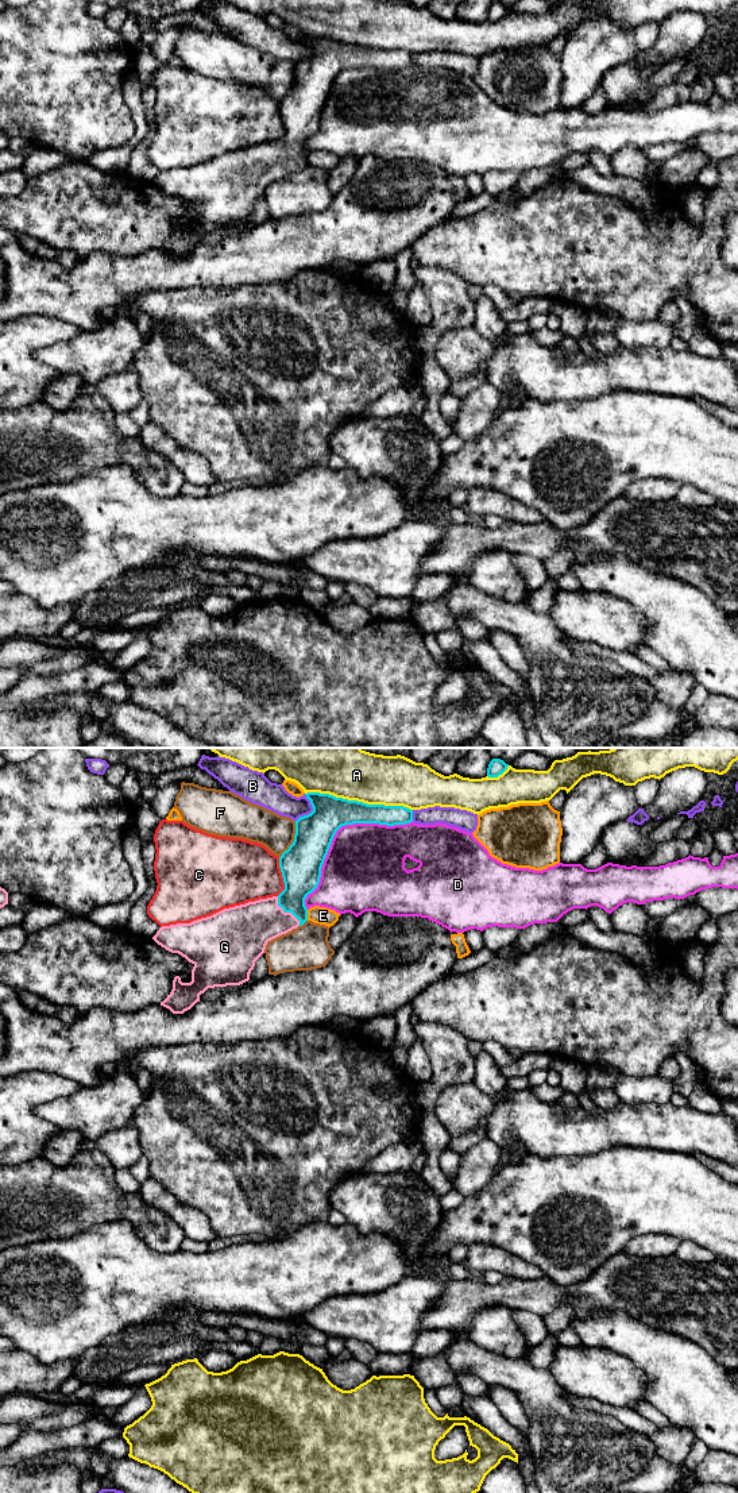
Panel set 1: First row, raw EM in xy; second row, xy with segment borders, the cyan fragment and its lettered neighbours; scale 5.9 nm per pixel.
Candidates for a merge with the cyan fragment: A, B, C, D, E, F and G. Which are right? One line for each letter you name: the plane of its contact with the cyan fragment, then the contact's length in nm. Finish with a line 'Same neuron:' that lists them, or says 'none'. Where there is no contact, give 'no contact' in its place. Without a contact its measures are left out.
G: contact in xy; length 220 nm
Same neuron: G

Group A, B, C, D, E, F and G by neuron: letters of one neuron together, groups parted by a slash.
A / B / C / D / E / F / G

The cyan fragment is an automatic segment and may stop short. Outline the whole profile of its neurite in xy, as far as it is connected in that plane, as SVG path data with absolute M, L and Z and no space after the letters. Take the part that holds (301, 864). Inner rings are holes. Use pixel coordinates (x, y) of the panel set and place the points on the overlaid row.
M308 792L313 811L295 821L294 841L279 857L285 890L267 899L224 908L210 917L190 923L162 926L152 940L171 953L178 953L194 967L192 981L173 980L173 989L161 1006L173 1014L190 1010L208 988L240 985L250 980L255 961L264 953L268 941L302 926L308 921L305 899L312 894L321 877L321 868L336 832L345 825L379 823L406 825L413 822L413 810L403 806L367 805L358 800L336 798L329 794Z

